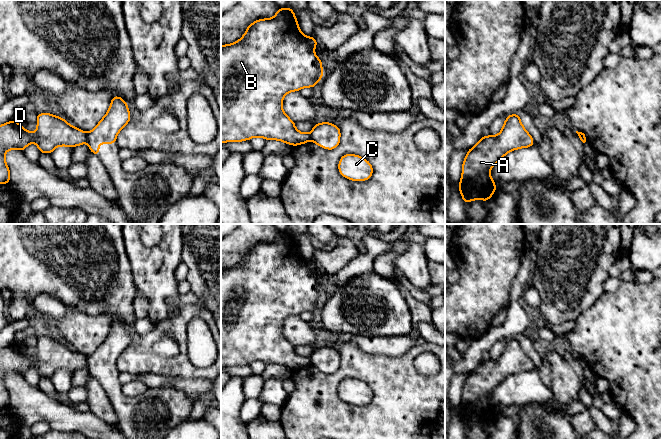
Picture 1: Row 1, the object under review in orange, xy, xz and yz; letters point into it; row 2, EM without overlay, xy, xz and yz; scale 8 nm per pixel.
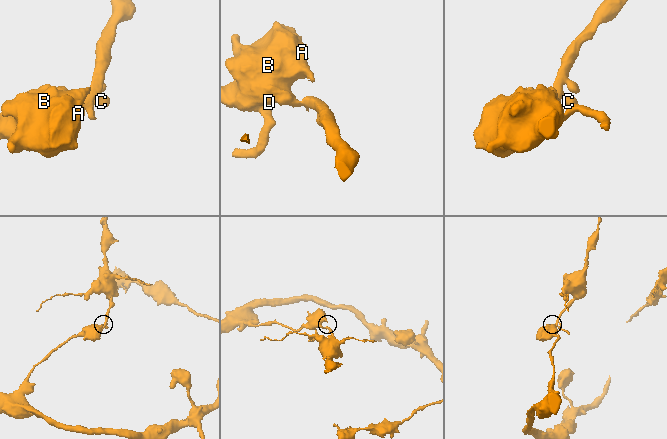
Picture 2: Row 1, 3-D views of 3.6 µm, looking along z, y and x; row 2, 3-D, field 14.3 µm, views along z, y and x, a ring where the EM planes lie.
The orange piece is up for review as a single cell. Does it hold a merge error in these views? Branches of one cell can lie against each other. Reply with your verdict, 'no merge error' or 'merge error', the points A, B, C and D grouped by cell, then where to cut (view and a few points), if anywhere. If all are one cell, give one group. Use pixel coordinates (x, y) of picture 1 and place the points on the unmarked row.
merge error | A B D / C | xy (85, 357), (86, 364)

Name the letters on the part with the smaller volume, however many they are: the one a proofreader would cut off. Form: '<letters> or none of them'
C

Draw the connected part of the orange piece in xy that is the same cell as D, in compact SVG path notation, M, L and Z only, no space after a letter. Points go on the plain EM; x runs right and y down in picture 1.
M50 337L37 338L37 354L33 357L27 355L14 343L0 349L0 408L10 406L10 394L5 385L5 377L8 374L15 373L24 375L30 367L34 366L41 377L51 378L58 370L73 372L84 368L86 366L86 360L86 356L70 349L63 341L57 341Z

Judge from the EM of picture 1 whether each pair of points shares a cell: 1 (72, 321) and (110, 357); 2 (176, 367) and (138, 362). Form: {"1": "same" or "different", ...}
{"1": "different", "2": "same"}

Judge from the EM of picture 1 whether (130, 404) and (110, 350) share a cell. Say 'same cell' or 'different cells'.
same cell

